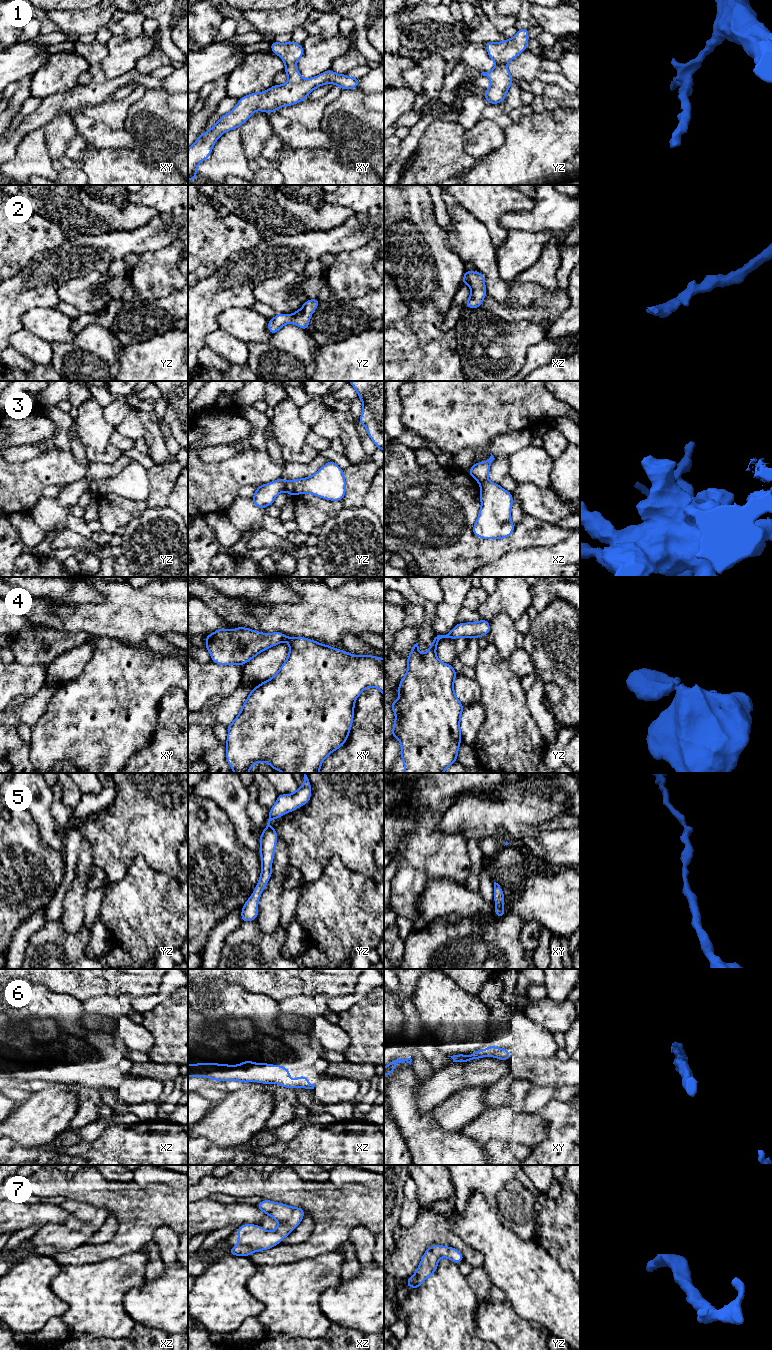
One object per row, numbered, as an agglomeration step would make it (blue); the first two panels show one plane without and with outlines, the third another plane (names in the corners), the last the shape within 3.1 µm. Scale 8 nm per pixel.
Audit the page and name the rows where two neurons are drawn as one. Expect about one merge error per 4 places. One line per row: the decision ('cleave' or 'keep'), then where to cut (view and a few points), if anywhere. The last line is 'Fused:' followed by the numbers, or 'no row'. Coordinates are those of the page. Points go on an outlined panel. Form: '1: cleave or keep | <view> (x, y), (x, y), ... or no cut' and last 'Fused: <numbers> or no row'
1: keep | no cut
2: keep | no cut
3: cleave | yz (287, 482), (285, 490)
4: cleave | xy (286, 636), (284, 640)
5: keep | no cut
6: keep | no cut
7: keep | no cut
Fused: 3, 4

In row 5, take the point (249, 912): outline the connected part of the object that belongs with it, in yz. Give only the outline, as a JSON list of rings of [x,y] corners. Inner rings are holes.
[[[302,773],[304,783],[302,787],[297,787],[293,794],[279,794],[275,804],[269,810],[269,819],[267,826],[259,836],[261,850],[262,870],[259,881],[252,895],[242,906],[241,919],[242,923],[257,920],[258,902],[262,891],[266,888],[267,882],[273,875],[271,866],[274,859],[274,852],[278,835],[276,830],[270,825],[274,819],[282,817],[285,813],[295,811],[299,806],[306,805],[311,799],[311,784],[307,773]]]

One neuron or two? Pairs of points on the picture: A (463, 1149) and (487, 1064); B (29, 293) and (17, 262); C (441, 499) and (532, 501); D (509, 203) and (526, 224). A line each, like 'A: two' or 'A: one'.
A: two
B: two
C: two
D: two

